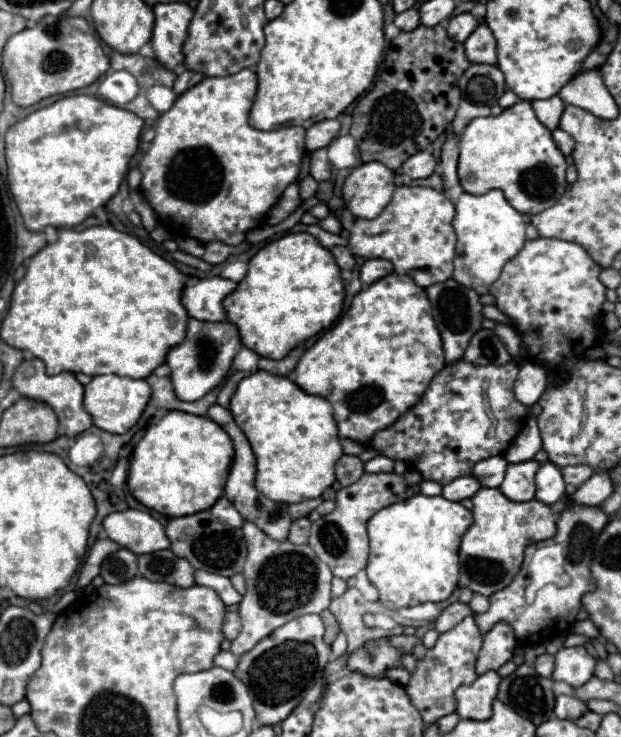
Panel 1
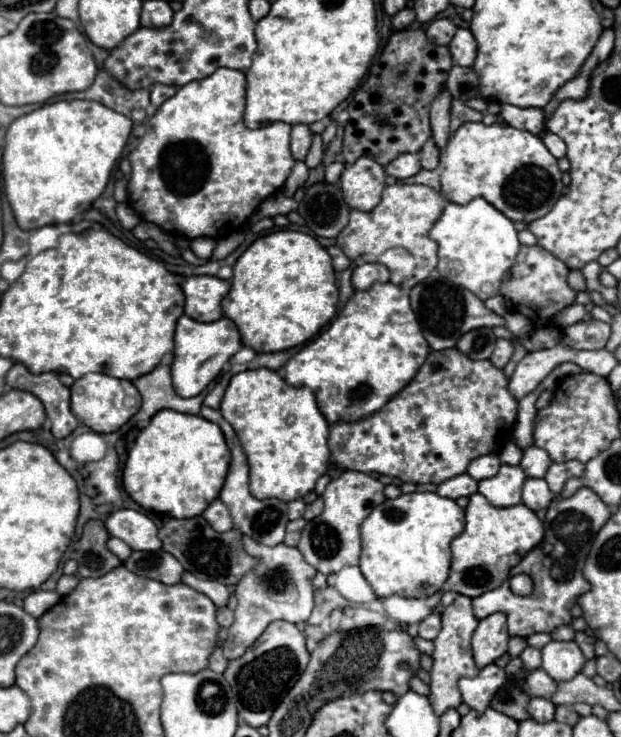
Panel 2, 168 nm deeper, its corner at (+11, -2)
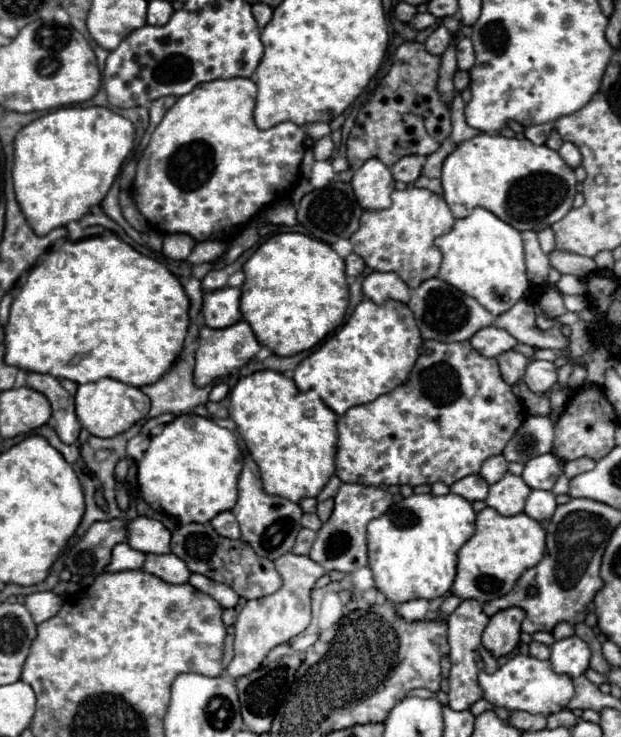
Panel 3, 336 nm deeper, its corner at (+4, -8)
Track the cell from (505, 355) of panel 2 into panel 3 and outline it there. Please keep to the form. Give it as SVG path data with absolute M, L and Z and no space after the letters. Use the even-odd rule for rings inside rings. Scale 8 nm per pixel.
M509 350L509 352L505 352L503 356L499 356L497 362L499 362L499 368L501 368L503 380L505 380L507 384L517 384L517 382L523 378L529 360L527 360L523 354L519 354L519 352L515 352L515 350Z

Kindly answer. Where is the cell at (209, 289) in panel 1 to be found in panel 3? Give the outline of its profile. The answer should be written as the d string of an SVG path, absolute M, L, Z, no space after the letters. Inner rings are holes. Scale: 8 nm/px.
M219 288L203 294L203 318L209 328L227 328L241 320L239 312L239 288Z

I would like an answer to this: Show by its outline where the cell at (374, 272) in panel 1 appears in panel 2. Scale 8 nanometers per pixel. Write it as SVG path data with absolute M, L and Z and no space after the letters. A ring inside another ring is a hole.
M360 264L352 272L352 284L356 290L368 290L376 282L388 282L390 272L382 264Z

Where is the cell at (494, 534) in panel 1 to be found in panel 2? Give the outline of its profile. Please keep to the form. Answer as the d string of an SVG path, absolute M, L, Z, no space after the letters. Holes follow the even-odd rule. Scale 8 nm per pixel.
M472 494L466 506L466 528L452 542L452 568L444 590L476 598L508 580L510 570L544 538L544 526L524 504L510 508L492 506L482 494Z

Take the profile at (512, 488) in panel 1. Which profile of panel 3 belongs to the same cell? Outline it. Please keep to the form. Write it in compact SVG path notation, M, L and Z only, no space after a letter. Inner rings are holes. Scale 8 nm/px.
M507 472L499 482L489 486L489 496L485 504L495 508L503 516L515 516L523 512L529 492L531 488L525 484L521 476Z

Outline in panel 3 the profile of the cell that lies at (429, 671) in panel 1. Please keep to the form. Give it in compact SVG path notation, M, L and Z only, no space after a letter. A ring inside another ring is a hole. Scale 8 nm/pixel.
M463 600L459 608L447 618L449 626L449 658L453 662L449 672L449 706L453 710L467 710L481 698L481 690L477 686L479 670L497 670L497 660L491 654L485 654L481 646L481 634L487 626L489 618L483 614L481 604L477 600ZM491 664L491 668L487 668Z

